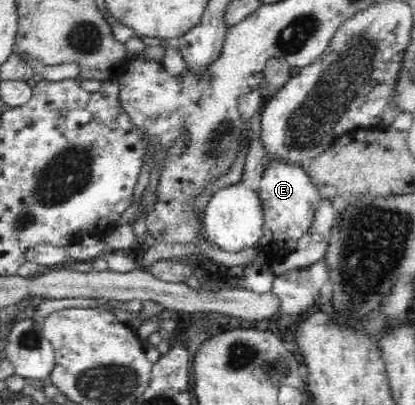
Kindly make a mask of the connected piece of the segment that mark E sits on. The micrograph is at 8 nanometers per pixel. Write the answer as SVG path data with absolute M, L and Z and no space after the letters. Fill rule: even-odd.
M285 161L266 163L256 190L262 202L264 227L270 229L276 239L271 250L266 252L269 264L274 264L292 252L298 240L310 229L321 197L305 168Z

